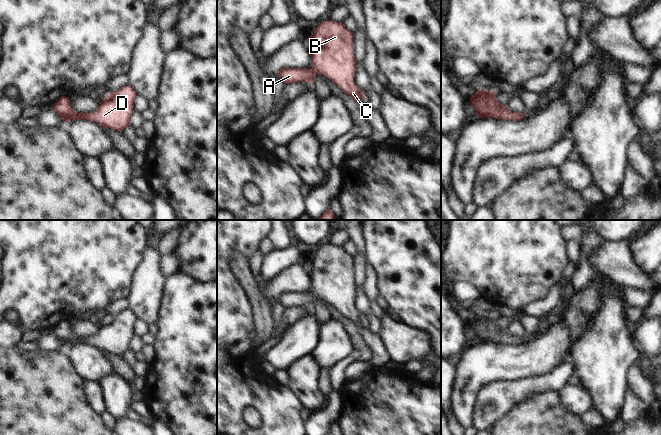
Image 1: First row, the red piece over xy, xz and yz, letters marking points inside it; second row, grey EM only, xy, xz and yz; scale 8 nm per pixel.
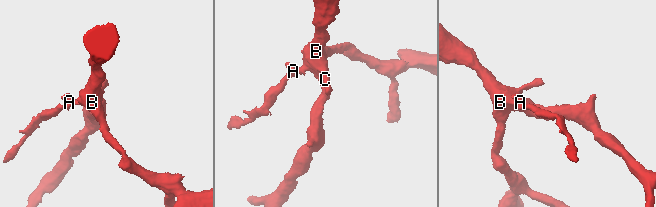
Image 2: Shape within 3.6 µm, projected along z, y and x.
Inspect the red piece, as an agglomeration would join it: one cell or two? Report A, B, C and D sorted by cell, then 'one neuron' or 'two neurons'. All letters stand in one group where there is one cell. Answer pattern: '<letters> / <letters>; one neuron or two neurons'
A B C D; one neuron

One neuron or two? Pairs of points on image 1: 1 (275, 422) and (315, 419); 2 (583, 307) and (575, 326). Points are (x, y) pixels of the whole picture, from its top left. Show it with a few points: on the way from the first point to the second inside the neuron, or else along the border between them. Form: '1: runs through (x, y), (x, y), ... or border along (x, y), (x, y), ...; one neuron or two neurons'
1: border along (303, 421), (304, 424); two neurons
2: runs through (581, 312), (578, 321); one neuron

